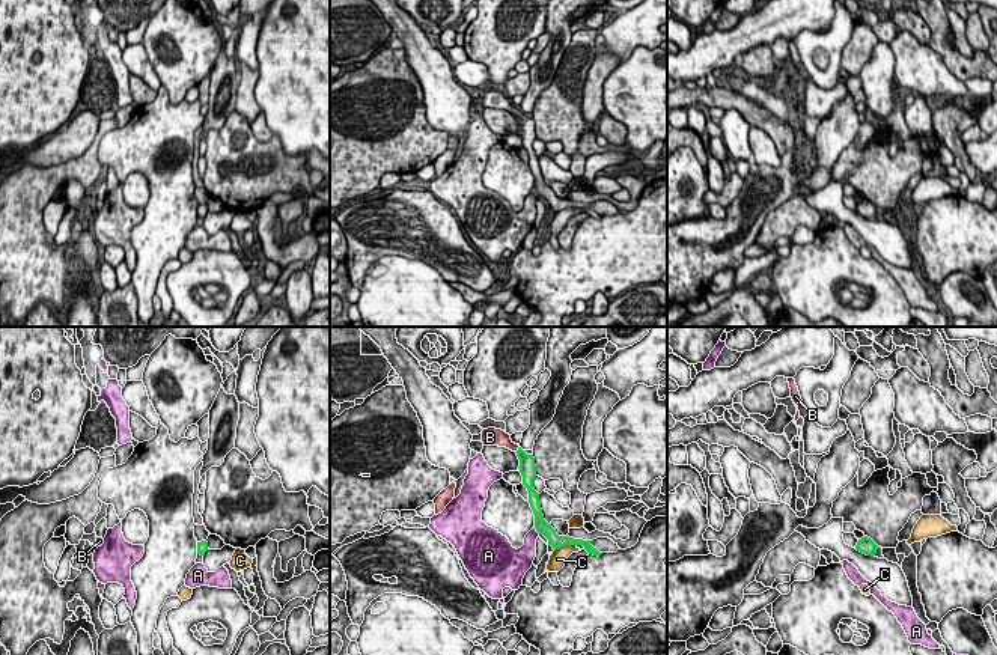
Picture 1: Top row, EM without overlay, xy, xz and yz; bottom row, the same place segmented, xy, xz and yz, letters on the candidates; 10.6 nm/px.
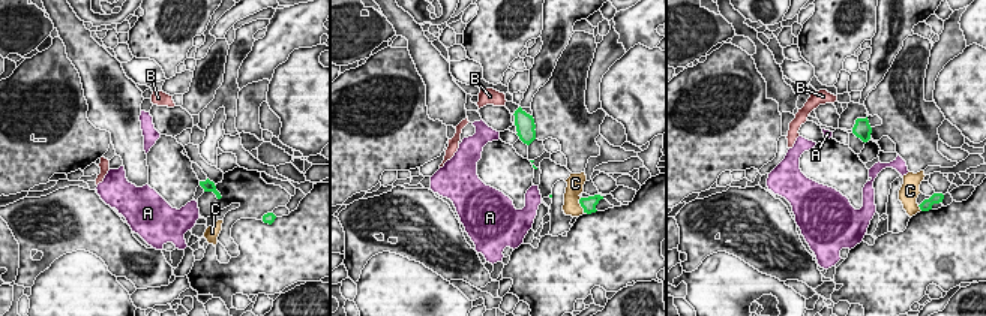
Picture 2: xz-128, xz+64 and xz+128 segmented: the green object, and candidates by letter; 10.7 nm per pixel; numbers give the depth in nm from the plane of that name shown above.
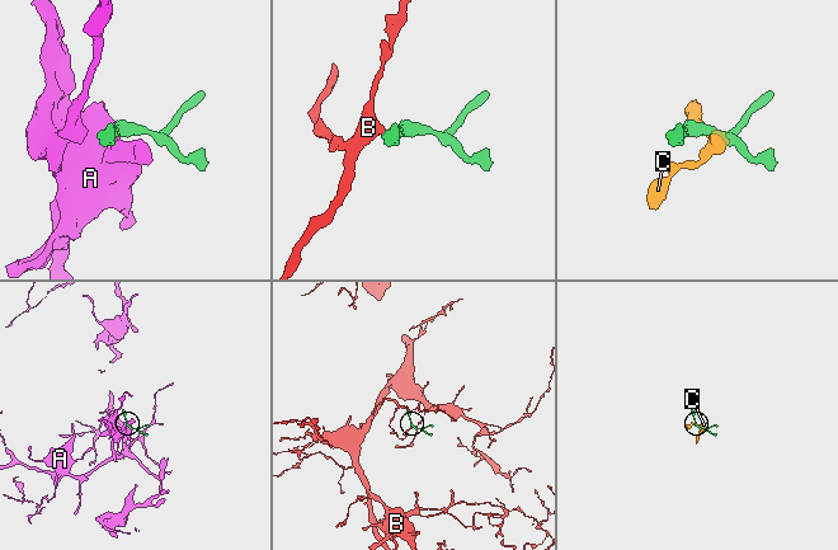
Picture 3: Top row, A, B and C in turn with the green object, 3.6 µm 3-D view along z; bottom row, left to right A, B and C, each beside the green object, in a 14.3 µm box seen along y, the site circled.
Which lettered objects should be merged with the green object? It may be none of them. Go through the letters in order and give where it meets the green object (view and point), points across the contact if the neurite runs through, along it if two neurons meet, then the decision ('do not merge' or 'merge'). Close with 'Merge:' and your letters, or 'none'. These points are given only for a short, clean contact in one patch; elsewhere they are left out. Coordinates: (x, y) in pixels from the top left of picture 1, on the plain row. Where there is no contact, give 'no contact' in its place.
A: meets green in xz at (536, 193); border along xz (533, 190), (539, 196); do not merge
B: meets green in xz at (518, 112); runs through xz (527, 131), (527, 125), (518, 112), (499, 100); merge
C: meets green in xz at (565, 207); border along xz (576, 207), (567, 207), (554, 214); do not merge
Merge: B

